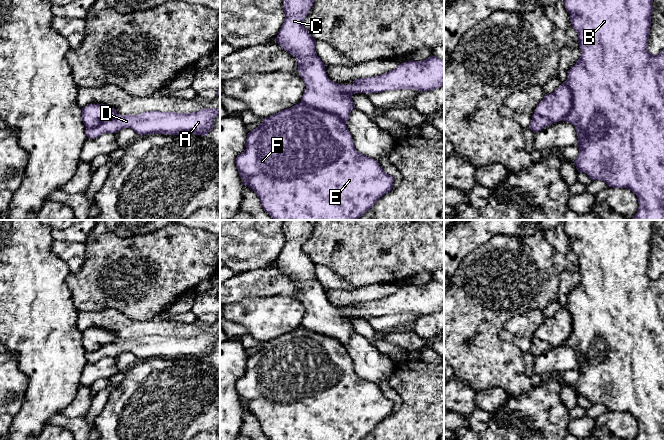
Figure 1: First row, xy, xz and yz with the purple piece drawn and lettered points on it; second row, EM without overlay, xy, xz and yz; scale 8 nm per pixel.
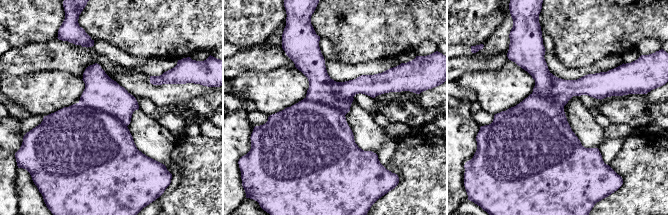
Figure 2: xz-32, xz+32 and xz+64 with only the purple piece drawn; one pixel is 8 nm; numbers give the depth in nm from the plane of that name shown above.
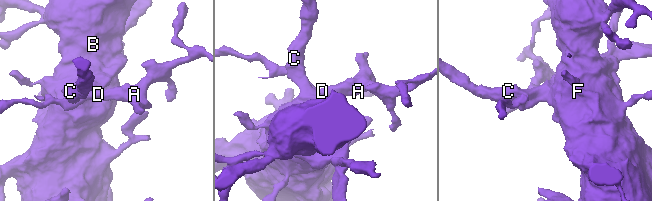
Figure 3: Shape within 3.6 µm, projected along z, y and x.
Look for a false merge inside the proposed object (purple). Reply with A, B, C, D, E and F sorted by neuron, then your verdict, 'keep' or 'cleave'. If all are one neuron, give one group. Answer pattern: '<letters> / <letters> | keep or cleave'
A B D E F / C | cleave

